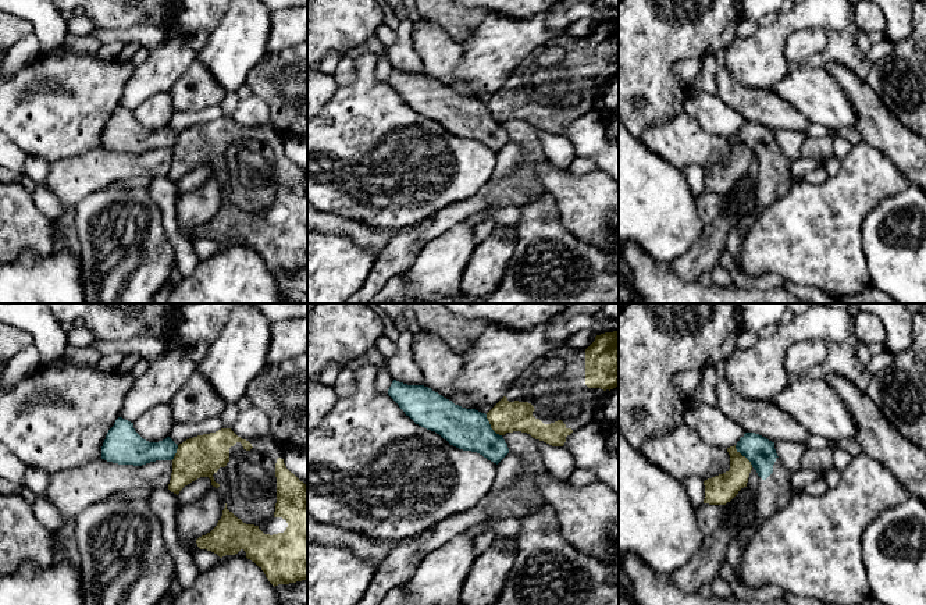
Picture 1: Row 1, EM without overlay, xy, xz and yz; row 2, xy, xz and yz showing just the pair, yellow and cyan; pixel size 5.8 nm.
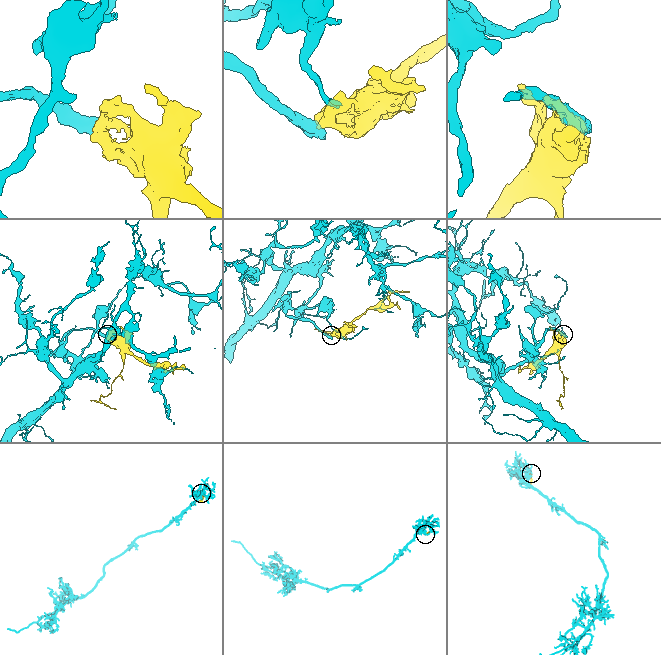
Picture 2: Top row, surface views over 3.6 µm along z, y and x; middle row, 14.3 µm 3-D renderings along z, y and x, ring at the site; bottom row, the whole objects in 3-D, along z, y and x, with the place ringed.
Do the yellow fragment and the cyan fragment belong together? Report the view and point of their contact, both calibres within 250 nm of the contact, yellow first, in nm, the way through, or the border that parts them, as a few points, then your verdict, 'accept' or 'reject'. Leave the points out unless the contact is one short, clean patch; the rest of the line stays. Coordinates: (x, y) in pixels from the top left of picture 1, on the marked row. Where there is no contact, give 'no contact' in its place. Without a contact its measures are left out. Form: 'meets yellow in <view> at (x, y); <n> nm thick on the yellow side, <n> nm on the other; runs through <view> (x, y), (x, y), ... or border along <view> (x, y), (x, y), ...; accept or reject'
meets yellow in yz at (744, 456); 170 nm thick on the yellow side, 170 nm on the other; runs through yz (719, 490), (740, 469), (744, 456), (751, 451), (759, 451); accept

